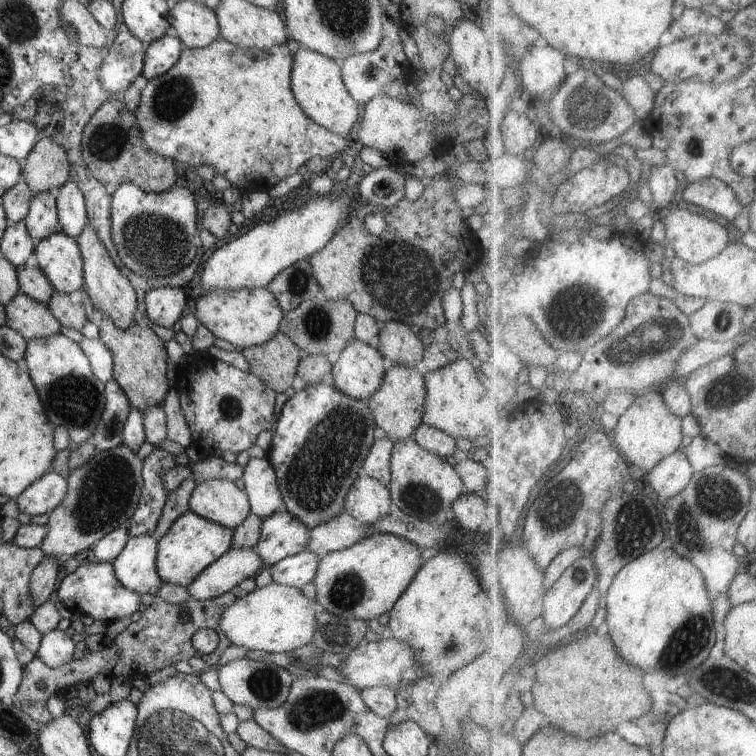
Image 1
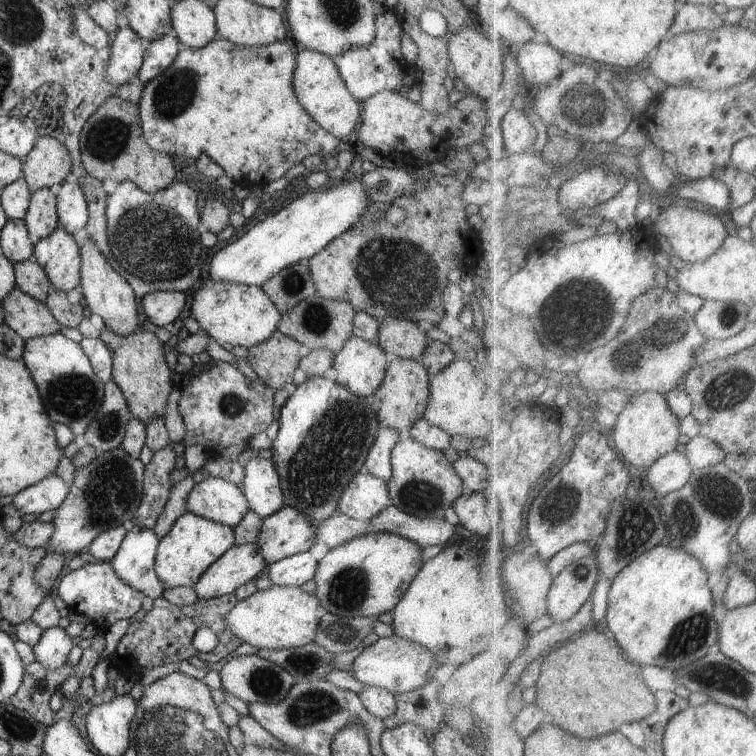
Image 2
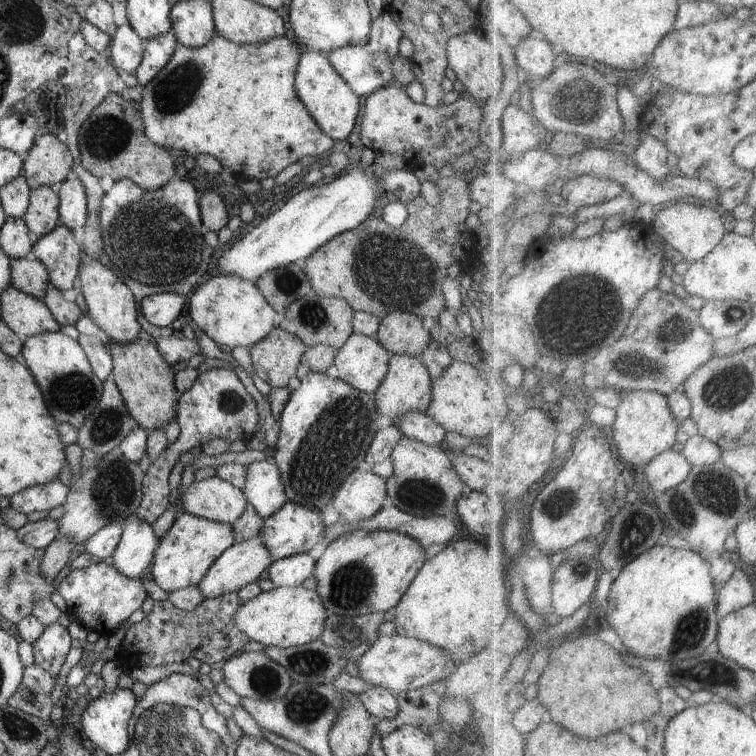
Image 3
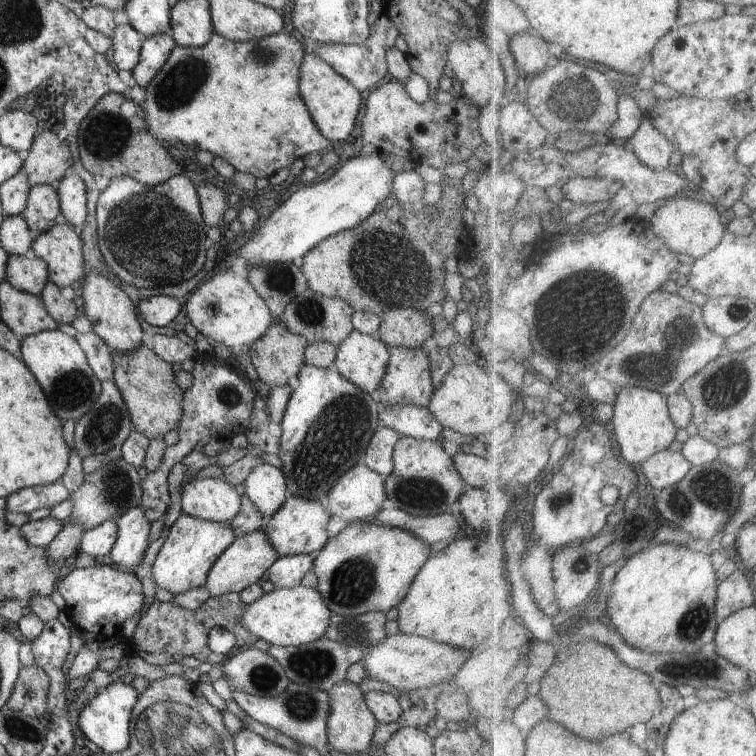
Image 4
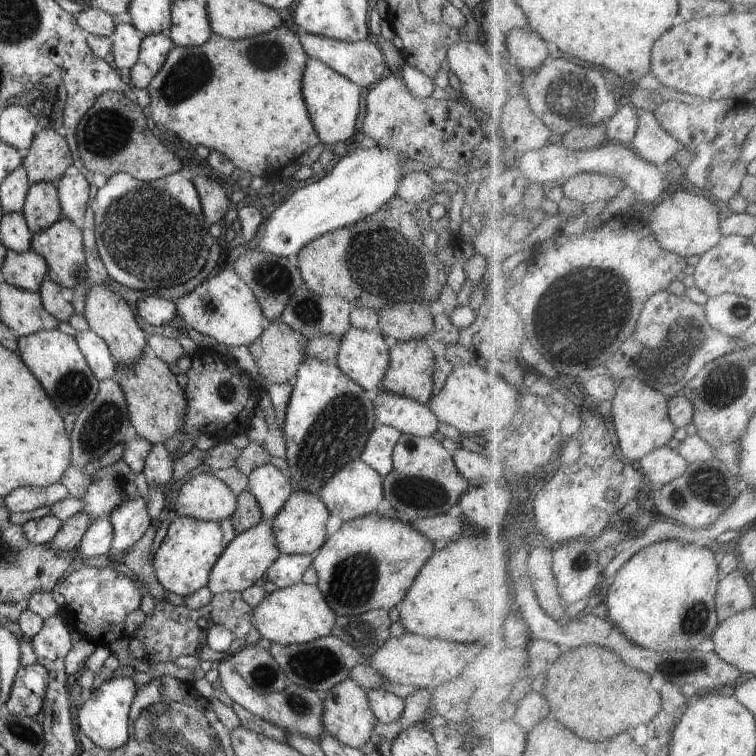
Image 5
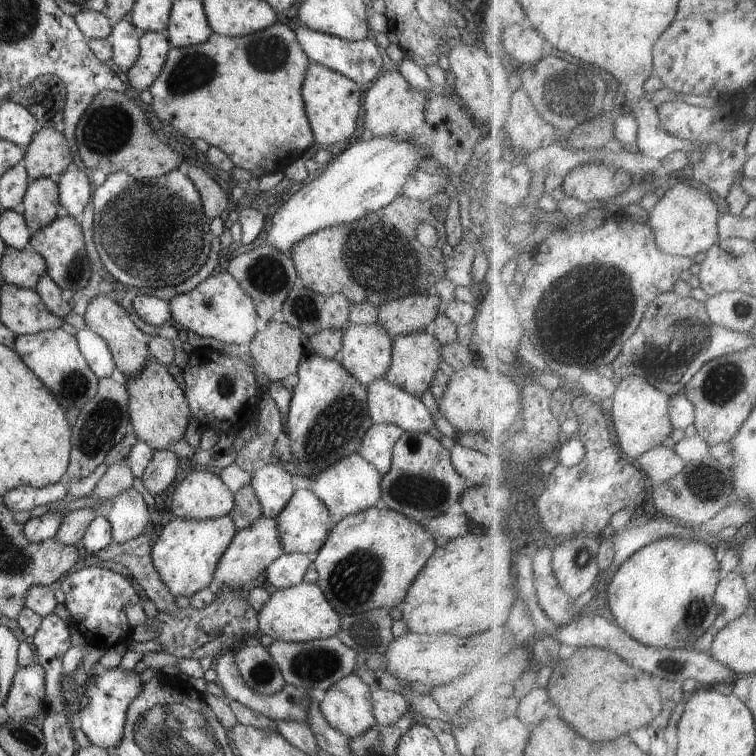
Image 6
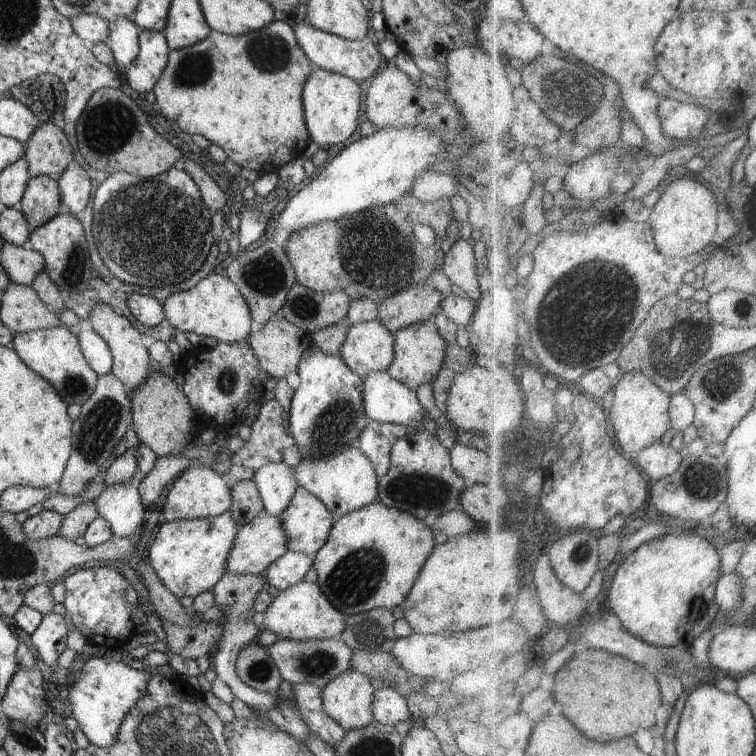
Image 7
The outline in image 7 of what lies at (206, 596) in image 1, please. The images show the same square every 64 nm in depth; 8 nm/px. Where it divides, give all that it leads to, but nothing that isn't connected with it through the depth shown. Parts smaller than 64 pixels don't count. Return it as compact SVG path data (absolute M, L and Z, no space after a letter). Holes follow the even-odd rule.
M265 512L239 528L232 549L226 558L225 573L230 575L260 575L287 552L287 537L278 517Z

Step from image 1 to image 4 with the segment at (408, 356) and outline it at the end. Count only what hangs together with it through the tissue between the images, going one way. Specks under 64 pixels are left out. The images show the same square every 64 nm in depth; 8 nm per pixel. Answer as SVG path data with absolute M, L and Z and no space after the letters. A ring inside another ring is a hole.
M390 308L381 316L381 324L377 336L388 348L406 349L426 348L426 342L432 338L433 320L423 311L409 308Z

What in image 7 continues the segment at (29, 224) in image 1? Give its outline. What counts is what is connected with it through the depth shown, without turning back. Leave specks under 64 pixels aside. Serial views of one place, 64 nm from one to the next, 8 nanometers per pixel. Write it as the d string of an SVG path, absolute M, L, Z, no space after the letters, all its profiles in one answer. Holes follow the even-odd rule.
M47 175L32 177L21 202L22 214L32 232L59 214L61 199L57 181Z

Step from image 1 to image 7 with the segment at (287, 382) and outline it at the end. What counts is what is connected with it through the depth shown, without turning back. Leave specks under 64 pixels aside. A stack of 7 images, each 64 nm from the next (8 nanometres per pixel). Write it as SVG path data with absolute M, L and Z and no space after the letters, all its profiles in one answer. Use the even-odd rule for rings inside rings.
M284 318L265 323L261 330L256 330L250 334L246 344L259 361L259 368L262 372L276 380L285 378L289 373L297 371L303 353L311 345L310 336Z

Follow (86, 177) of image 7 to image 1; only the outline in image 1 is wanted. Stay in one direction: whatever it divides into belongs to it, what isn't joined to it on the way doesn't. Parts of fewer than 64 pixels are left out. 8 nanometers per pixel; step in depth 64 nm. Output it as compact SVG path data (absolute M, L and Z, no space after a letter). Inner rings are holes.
M73 180L60 188L55 199L60 232L70 237L78 237L88 225L85 197Z

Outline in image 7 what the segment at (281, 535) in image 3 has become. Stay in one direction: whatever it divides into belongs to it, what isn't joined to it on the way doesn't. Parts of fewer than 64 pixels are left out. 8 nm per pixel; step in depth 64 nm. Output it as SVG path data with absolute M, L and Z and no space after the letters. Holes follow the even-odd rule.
M301 486L278 518L285 529L287 550L296 553L312 554L320 550L335 524L330 510Z

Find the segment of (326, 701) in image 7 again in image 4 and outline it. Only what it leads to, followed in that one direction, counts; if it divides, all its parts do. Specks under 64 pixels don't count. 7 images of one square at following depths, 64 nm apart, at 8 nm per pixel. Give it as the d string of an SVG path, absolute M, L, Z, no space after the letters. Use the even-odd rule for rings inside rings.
M348 681L335 685L328 691L331 712L327 721L329 748L342 754L366 753L373 744L376 726L379 724L368 709L363 692Z

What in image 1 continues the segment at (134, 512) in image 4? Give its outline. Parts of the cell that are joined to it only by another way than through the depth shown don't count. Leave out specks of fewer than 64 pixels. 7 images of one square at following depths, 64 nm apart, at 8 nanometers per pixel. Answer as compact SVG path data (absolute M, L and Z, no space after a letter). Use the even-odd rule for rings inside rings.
M152 535L131 536L120 555L111 563L120 584L140 596L156 596L162 584L155 566L157 542Z

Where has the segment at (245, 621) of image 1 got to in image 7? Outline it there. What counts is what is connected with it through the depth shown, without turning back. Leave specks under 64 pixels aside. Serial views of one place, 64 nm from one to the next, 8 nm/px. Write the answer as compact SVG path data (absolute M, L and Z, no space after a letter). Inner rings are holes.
M301 581L287 590L280 591L278 596L273 598L271 606L259 615L258 624L261 630L272 631L278 639L321 640L339 637L345 630L347 618L326 599L317 583Z

